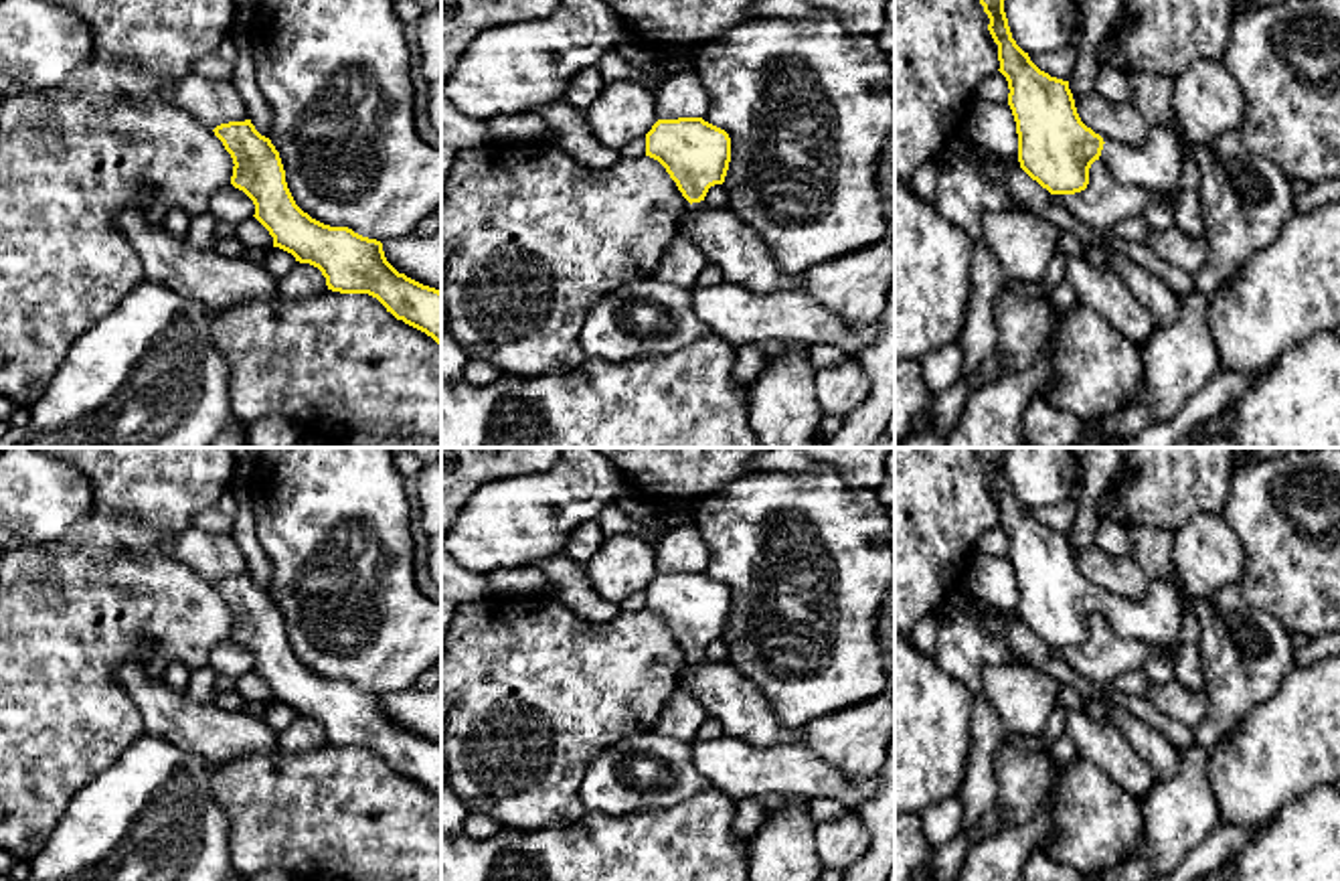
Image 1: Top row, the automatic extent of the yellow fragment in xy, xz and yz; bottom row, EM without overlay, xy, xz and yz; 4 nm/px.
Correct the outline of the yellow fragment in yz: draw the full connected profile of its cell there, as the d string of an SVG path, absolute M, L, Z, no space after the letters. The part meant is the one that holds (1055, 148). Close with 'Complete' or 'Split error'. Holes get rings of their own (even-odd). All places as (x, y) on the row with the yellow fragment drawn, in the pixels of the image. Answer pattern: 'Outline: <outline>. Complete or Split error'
Outline: M980 0L998 45L1000 73L1008 81L1008 105L1018 134L1020 168L1051 194L1087 188L1089 168L1103 160L1109 174L1125 184L1166 192L1178 188L1186 138L1178 117L1148 130L1140 148L1105 142L1087 128L1075 107L1069 81L1040 71L1012 38L1004 0Z. Split error

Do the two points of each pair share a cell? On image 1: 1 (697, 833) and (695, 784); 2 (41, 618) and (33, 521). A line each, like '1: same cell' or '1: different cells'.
1: different cells
2: different cells

